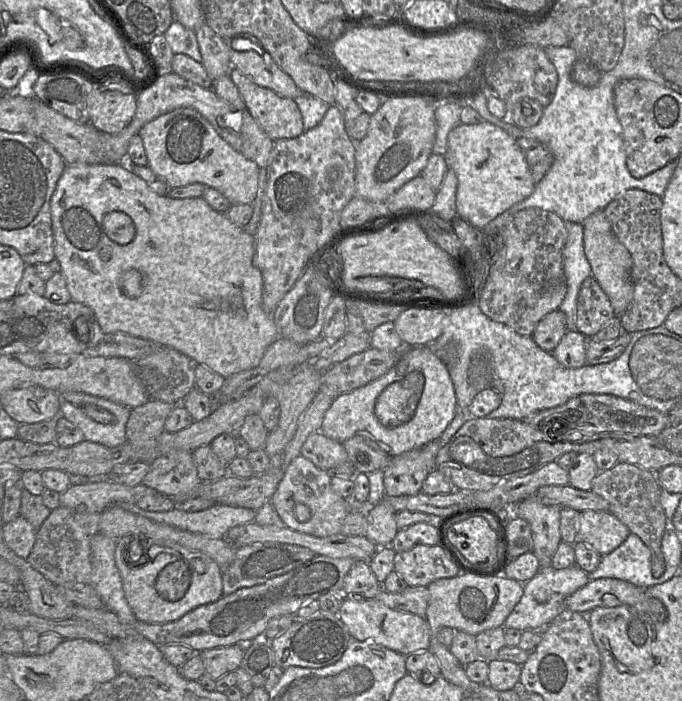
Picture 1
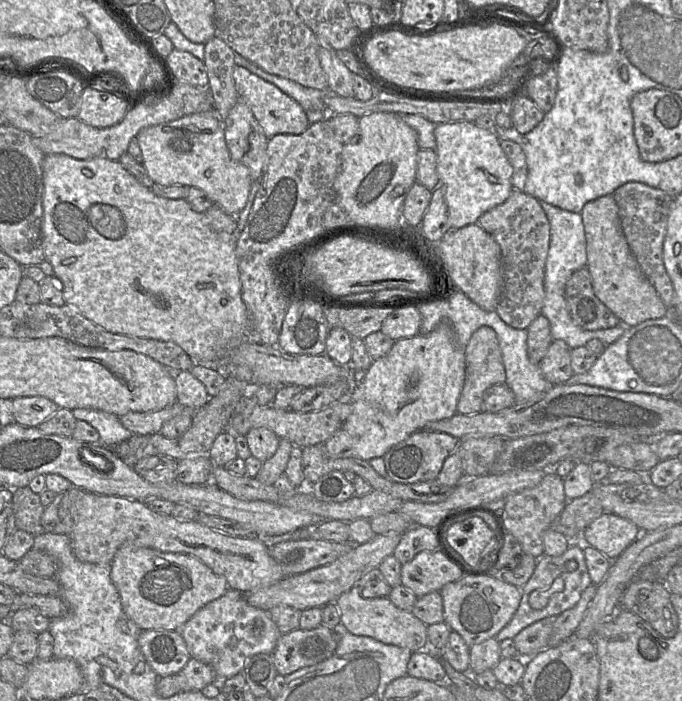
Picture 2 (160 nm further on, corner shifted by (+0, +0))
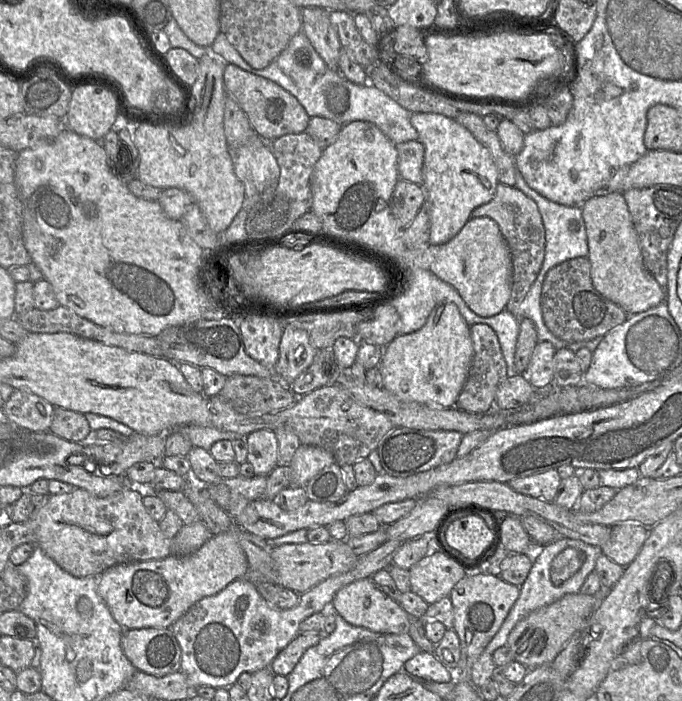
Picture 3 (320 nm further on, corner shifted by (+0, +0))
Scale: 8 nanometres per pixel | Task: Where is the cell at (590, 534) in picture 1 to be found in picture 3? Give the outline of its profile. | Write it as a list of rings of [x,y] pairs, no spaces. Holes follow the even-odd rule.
[[[637,523],[614,525],[609,540],[599,548],[600,553],[625,568],[639,554],[649,536],[649,529]]]

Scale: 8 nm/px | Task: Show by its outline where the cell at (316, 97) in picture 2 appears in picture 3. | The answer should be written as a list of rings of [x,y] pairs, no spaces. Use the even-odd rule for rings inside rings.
[[[303,30],[295,34],[286,48],[264,69],[252,68],[222,32],[219,32],[209,49],[212,55],[220,58],[223,62],[234,64],[244,71],[280,85],[299,101],[310,118],[324,117],[340,125],[353,121],[371,122],[393,144],[418,140],[419,138],[418,132],[410,122],[411,112],[401,107],[369,82],[364,85],[354,84],[347,80],[338,69],[329,68],[316,52]]]

